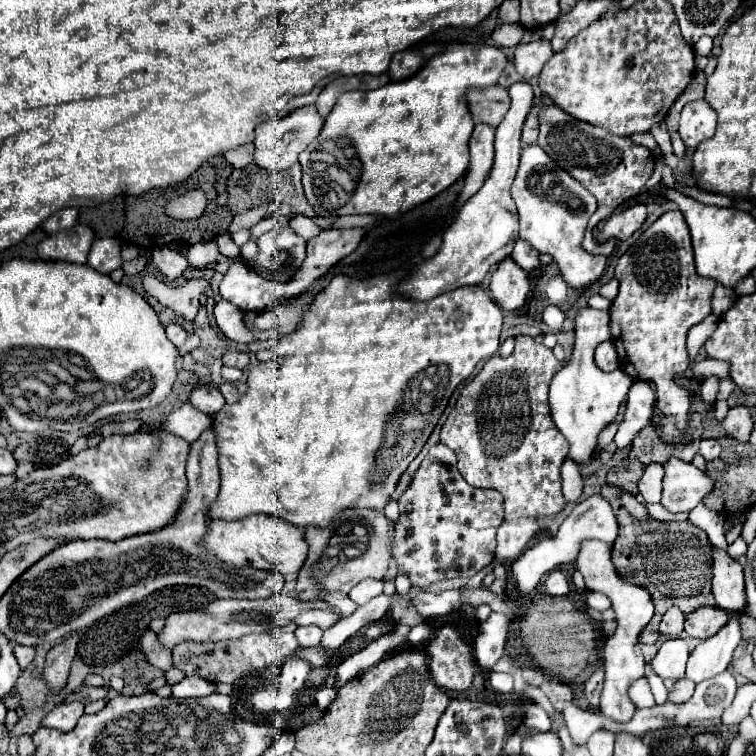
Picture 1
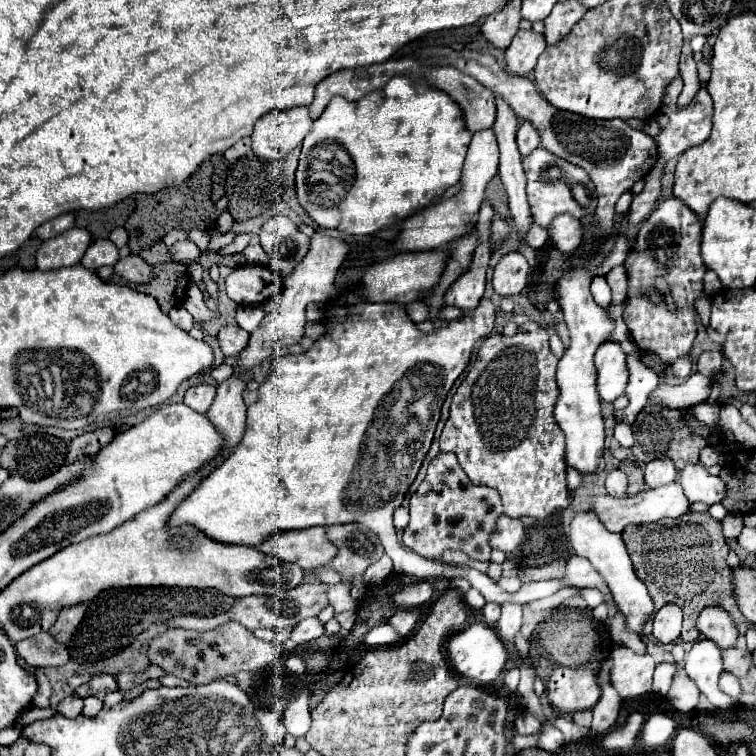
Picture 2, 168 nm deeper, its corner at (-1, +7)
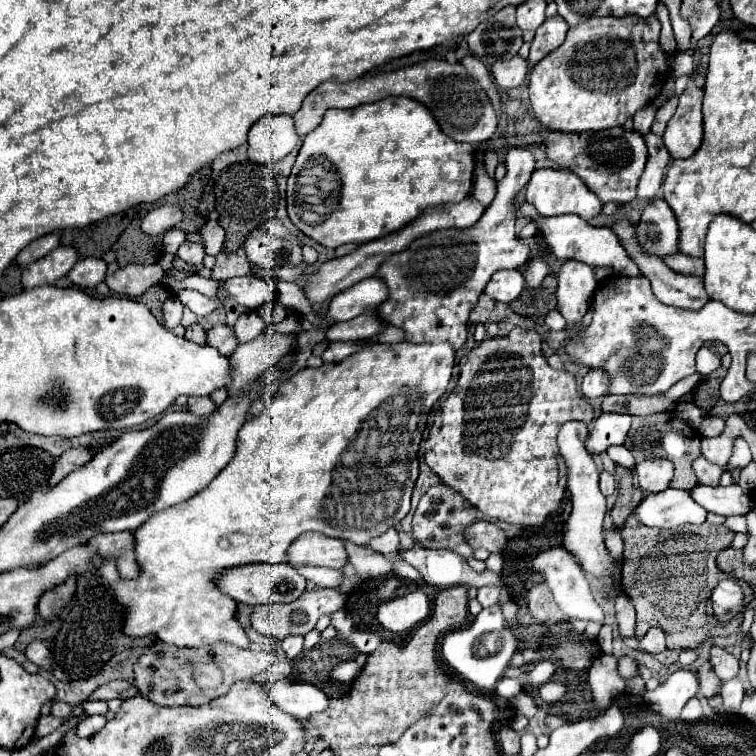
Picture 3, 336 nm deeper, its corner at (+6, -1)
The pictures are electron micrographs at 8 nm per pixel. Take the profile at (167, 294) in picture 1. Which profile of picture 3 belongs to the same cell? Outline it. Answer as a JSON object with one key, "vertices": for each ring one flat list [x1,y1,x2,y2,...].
{"vertices":[[193,324,191,328,185,330,185,338,191,342,197,342,197,344,205,344,205,330,199,324]]}

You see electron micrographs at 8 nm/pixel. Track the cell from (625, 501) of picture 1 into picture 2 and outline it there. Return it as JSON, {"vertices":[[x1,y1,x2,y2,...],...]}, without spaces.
{"vertices":[[614,470,614,472,608,474,606,490,608,490,610,496,626,498,626,488,628,488,628,480,626,480,626,474,622,470]]}

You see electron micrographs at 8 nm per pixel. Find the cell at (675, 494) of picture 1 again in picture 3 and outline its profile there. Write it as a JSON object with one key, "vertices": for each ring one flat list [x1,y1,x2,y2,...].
{"vertices":[[697,484,691,490,691,496,707,512,715,512,721,516,747,516,755,508,751,492,743,490,741,486,711,488]]}

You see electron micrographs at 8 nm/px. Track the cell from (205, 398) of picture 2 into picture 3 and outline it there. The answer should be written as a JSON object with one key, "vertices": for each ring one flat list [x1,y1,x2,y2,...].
{"vertices":[[189,396,187,410,197,414,197,416,205,416,205,414,211,414,215,410,215,404,211,402,209,396]]}

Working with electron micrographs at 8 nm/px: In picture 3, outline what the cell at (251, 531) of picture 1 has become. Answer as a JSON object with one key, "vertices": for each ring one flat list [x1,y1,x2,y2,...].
{"vertices":[[307,532,297,538,289,548,289,564,293,566,325,566,325,568,343,568,349,562,345,552,345,542,329,538,319,532]]}

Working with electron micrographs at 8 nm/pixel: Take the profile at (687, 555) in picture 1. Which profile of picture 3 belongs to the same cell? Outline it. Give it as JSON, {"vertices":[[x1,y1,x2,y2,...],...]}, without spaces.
{"vertices":[[629,516,623,530,621,538,625,544,623,552,623,578,621,578,621,588,623,594,627,594,637,610,637,638,641,640,649,628,661,628,667,638,667,648,669,650,687,650,687,648,697,648,705,642,705,636,729,636,733,632,739,632,741,626,741,616,731,620,731,622,719,622,715,616,707,616,707,602,713,592,713,588,719,584,719,580,727,578,716,565,717,553,721,548,731,546,733,542,733,532,725,526,713,526,709,522,701,526,679,526,675,530,657,530,641,524,635,516]]}

